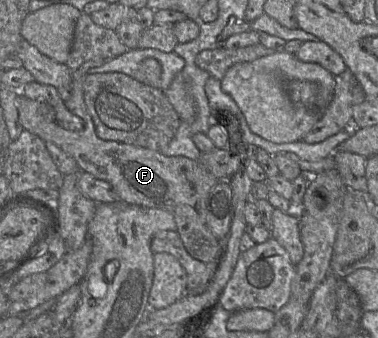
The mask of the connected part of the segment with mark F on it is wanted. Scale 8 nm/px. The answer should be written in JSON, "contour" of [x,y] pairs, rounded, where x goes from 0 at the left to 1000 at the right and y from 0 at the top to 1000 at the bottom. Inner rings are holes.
{"contour":[[[217,195],[190,213],[190,278],[169,299],[177,322],[220,355],[217,385],[188,388],[161,376],[146,358],[146,331],[130,308],[61,281],[45,287],[53,367],[116,420],[151,429],[204,479],[214,506],[288,538],[315,595],[450,627],[500,754],[548,784],[563,781],[579,749],[582,710],[545,669],[545,589],[579,533],[524,473],[487,462],[439,462],[402,441],[265,411],[222,299],[220,237],[230,219],[233,204],[220,204]]]}

